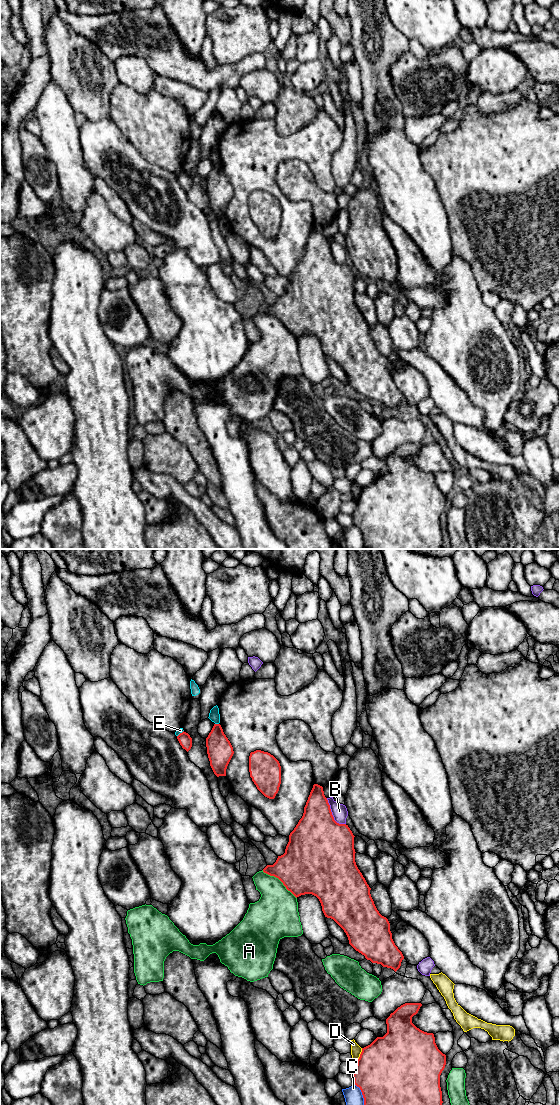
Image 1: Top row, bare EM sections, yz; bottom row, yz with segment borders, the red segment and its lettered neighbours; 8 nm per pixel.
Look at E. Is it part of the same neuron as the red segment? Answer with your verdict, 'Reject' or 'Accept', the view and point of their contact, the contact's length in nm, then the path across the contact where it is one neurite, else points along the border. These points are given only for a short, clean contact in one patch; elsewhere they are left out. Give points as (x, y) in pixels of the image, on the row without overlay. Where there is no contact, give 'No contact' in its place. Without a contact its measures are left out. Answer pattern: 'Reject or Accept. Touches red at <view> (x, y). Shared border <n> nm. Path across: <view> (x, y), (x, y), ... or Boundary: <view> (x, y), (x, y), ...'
Reject. Touches red at yz (217, 164). Shared border 30 nm

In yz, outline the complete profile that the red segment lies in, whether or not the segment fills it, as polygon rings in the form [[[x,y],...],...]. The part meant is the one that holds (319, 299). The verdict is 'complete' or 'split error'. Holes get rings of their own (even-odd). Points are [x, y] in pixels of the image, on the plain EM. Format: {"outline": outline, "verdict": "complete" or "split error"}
{"outline": [[[314,224],[304,247],[303,256],[289,275],[285,293],[278,296],[273,305],[267,305],[263,312],[278,318],[296,338],[305,334],[316,336],[321,343],[325,357],[333,359],[344,370],[349,384],[356,391],[372,403],[381,404],[396,412],[404,396],[392,379],[388,359],[377,350],[370,334],[371,328],[356,305],[354,277],[348,265],[339,264],[334,260],[323,227]]], "verdict": "complete"}

